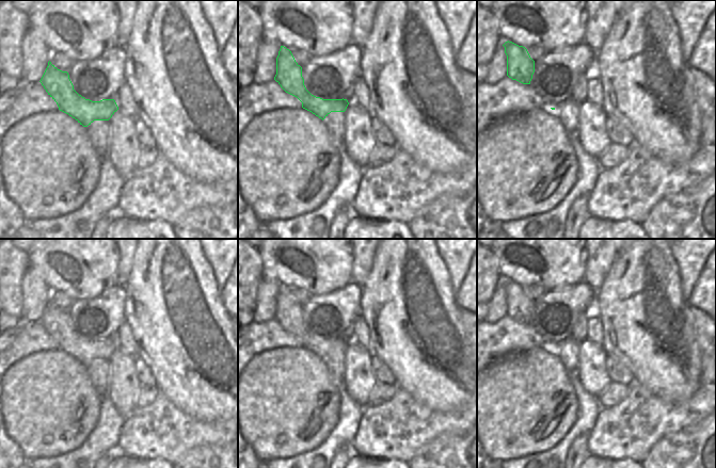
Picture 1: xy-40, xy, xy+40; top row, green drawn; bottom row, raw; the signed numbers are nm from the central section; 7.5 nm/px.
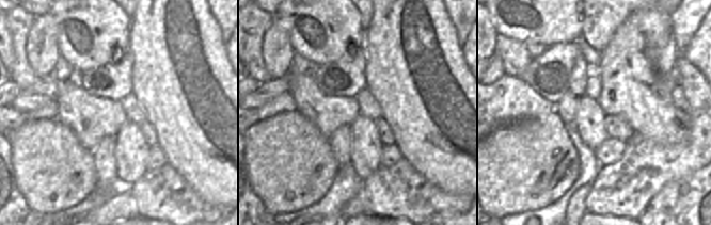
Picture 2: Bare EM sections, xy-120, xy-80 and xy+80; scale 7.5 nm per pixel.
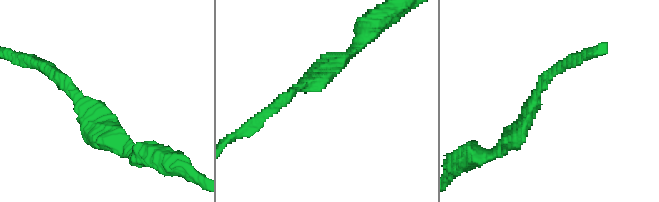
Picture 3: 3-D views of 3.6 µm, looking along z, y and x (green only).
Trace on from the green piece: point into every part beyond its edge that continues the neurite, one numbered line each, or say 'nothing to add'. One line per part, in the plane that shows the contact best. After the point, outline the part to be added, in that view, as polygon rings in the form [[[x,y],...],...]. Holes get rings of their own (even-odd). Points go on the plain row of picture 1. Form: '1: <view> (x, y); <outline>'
nothing to add

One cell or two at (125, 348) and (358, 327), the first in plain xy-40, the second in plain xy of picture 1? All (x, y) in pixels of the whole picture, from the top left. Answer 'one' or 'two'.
one

